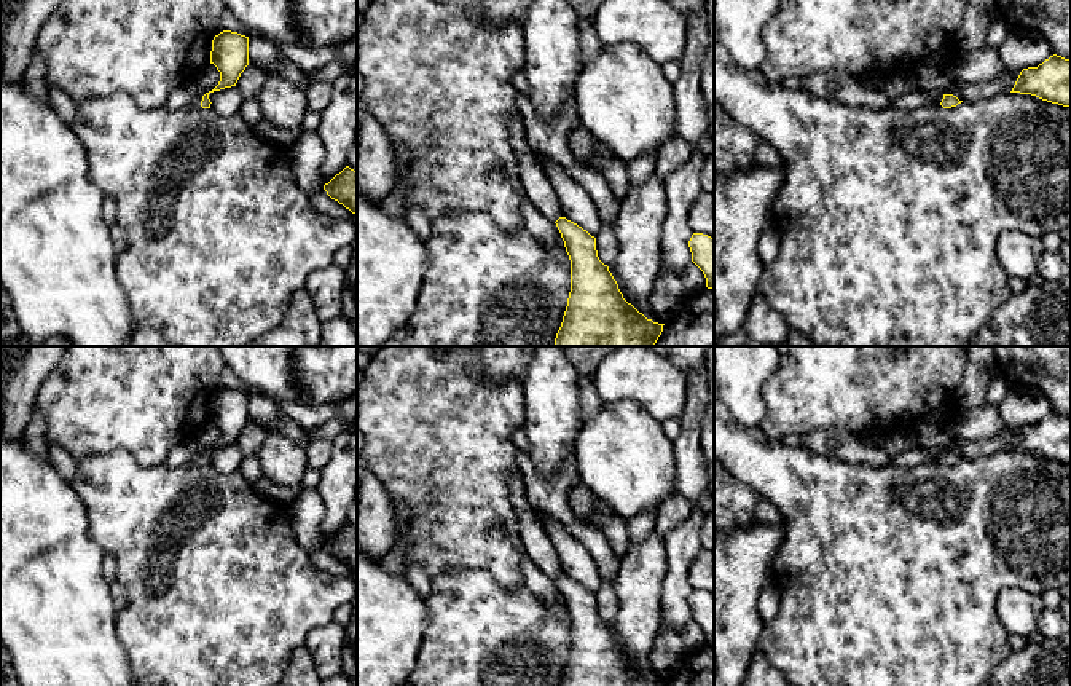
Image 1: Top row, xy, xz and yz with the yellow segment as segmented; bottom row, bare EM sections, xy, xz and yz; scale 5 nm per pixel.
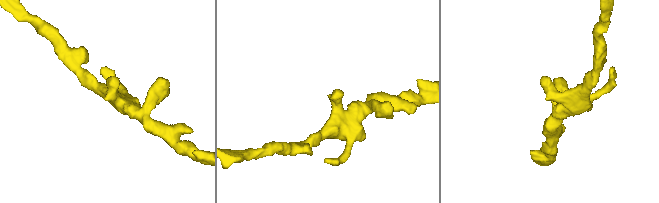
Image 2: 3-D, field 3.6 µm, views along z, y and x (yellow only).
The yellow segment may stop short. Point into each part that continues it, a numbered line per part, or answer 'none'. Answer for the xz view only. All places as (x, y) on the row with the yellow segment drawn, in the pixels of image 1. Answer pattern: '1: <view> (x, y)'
1: xz (536, 184)

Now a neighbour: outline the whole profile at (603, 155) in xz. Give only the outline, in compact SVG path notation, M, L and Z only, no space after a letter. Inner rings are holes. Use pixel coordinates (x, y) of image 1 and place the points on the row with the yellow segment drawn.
M599 144L594 158L588 163L586 168L602 174L607 163L612 161L614 158L615 158L614 153L606 145Z

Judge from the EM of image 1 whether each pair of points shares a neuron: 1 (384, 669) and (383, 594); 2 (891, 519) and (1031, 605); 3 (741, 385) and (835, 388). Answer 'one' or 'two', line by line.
1: one
2: two
3: two

